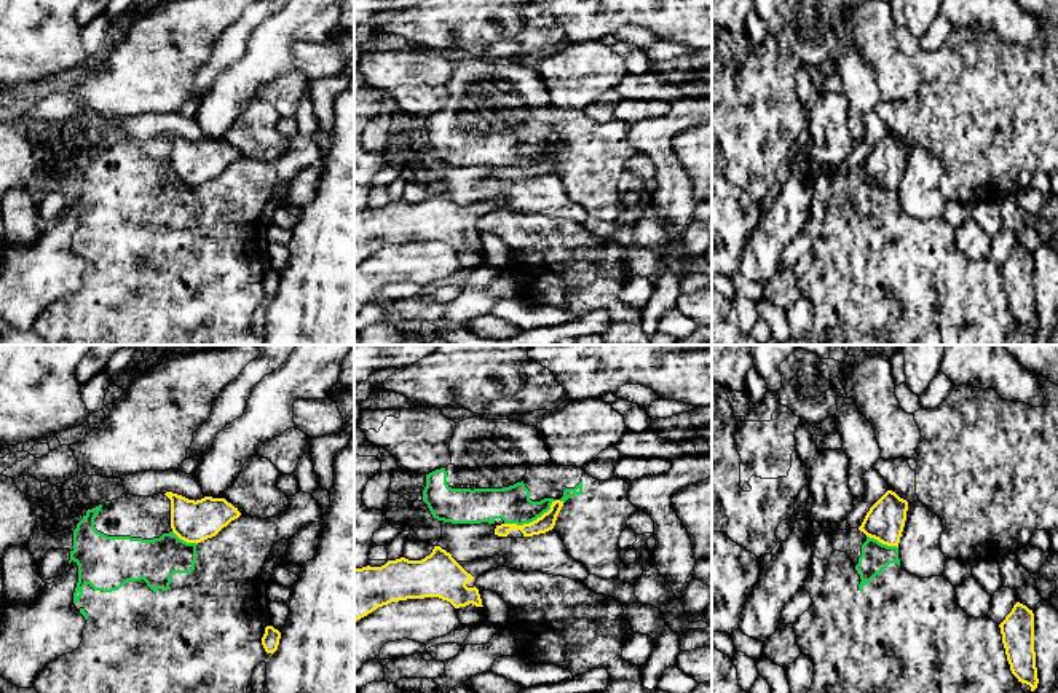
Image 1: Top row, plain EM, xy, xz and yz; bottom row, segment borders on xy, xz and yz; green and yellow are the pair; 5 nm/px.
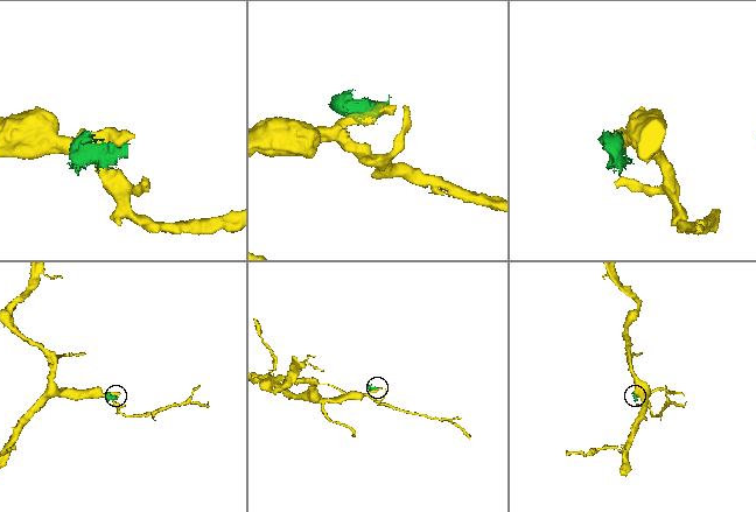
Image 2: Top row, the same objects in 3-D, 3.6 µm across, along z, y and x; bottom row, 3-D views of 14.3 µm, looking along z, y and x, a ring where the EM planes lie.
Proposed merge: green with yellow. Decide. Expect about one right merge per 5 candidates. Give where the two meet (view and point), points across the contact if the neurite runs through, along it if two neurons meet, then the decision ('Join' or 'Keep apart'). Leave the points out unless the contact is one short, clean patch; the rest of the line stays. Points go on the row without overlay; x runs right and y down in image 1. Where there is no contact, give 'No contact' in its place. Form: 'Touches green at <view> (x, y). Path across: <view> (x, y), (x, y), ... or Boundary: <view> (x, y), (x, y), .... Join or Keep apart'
Touches green at xz (530, 163). Keep apart

